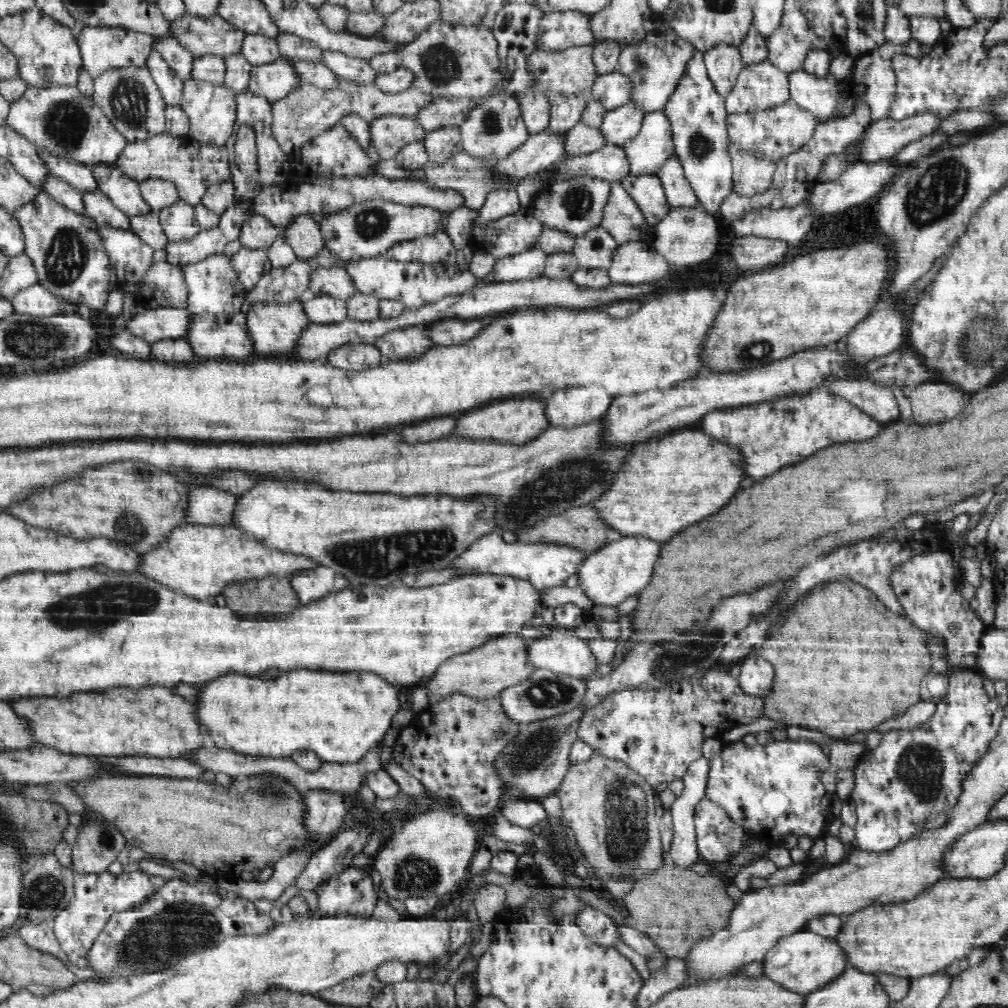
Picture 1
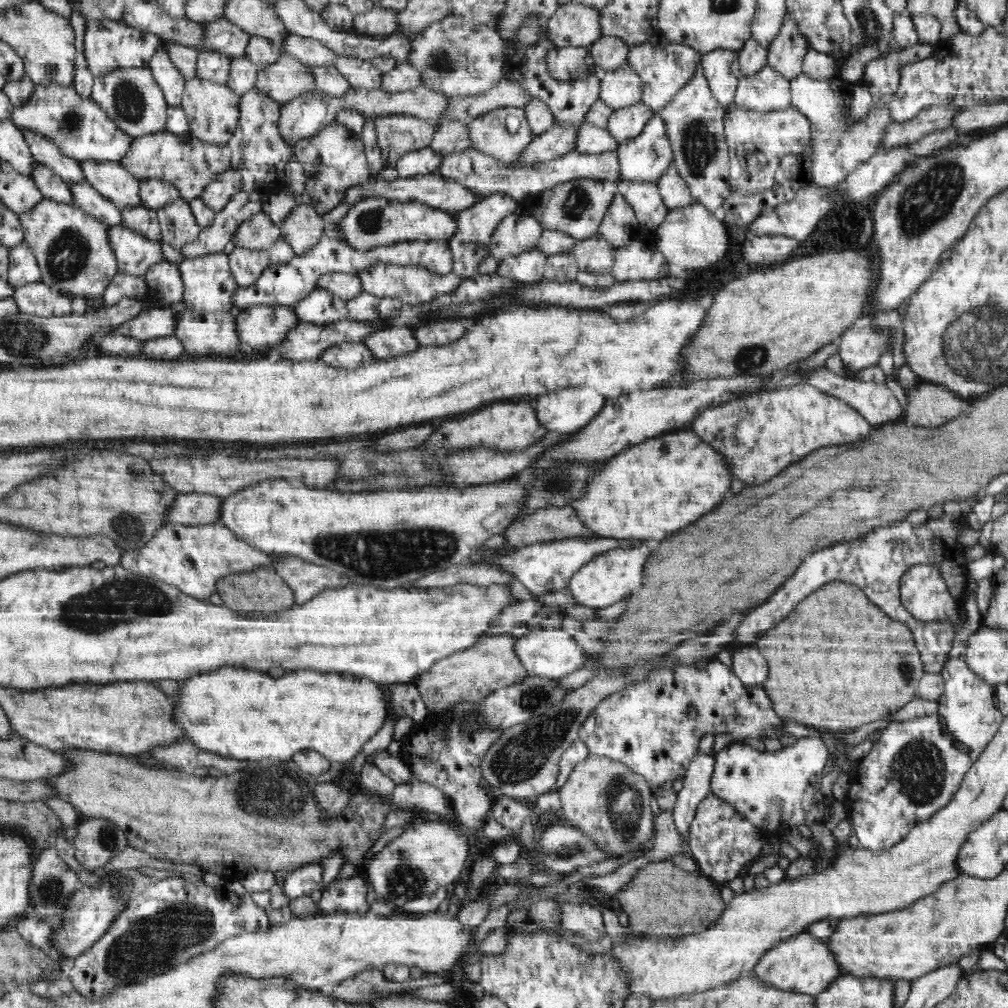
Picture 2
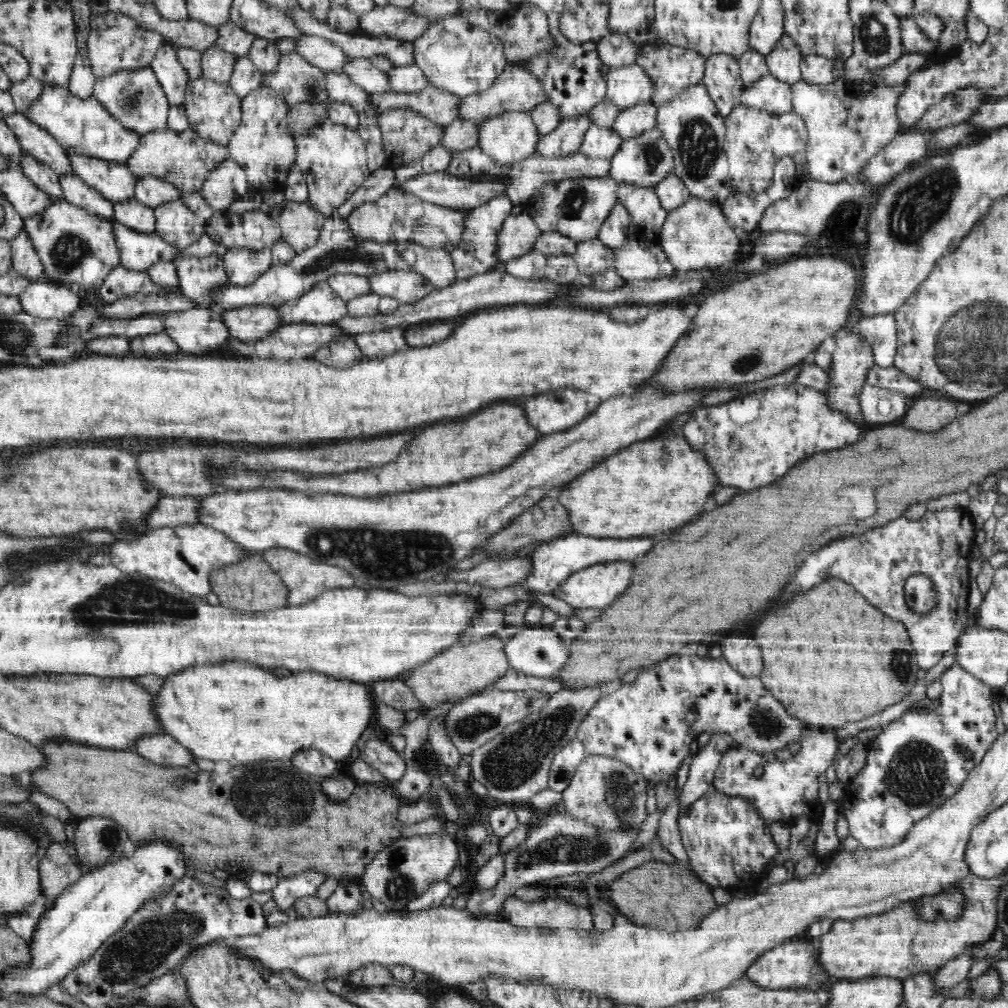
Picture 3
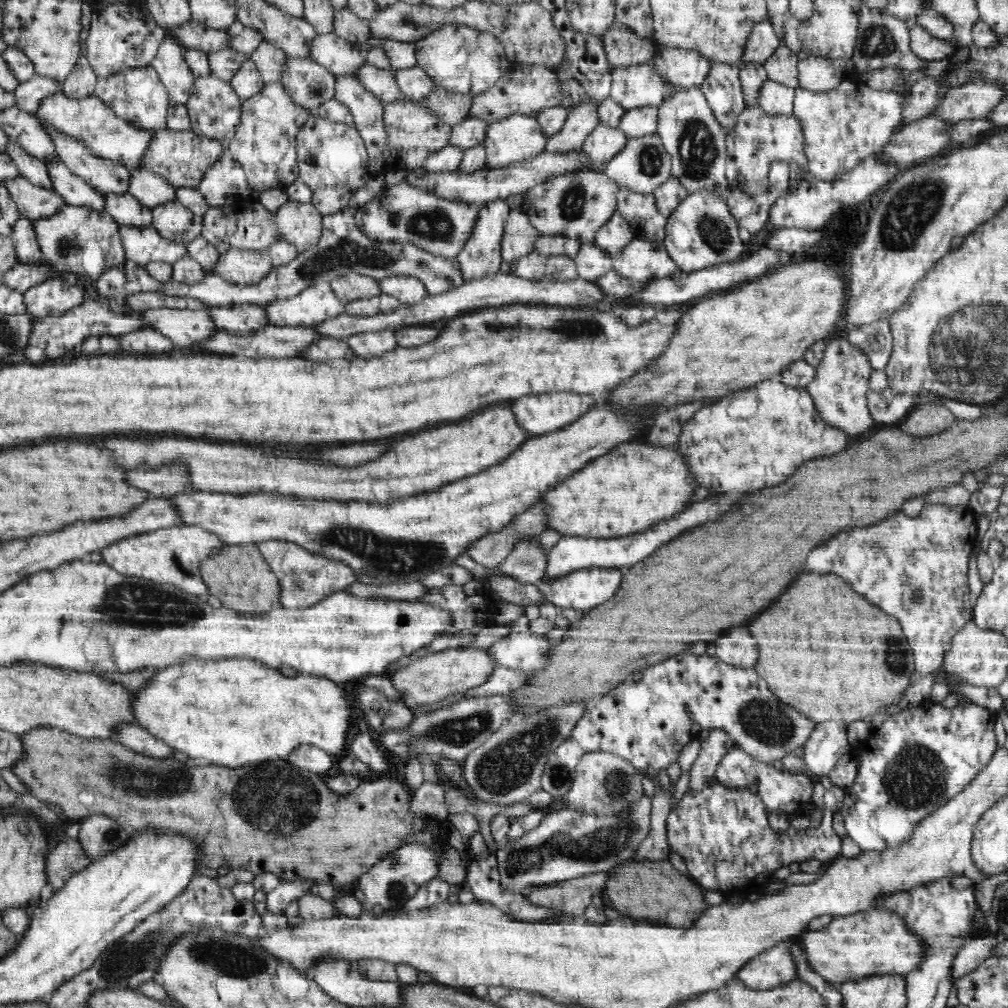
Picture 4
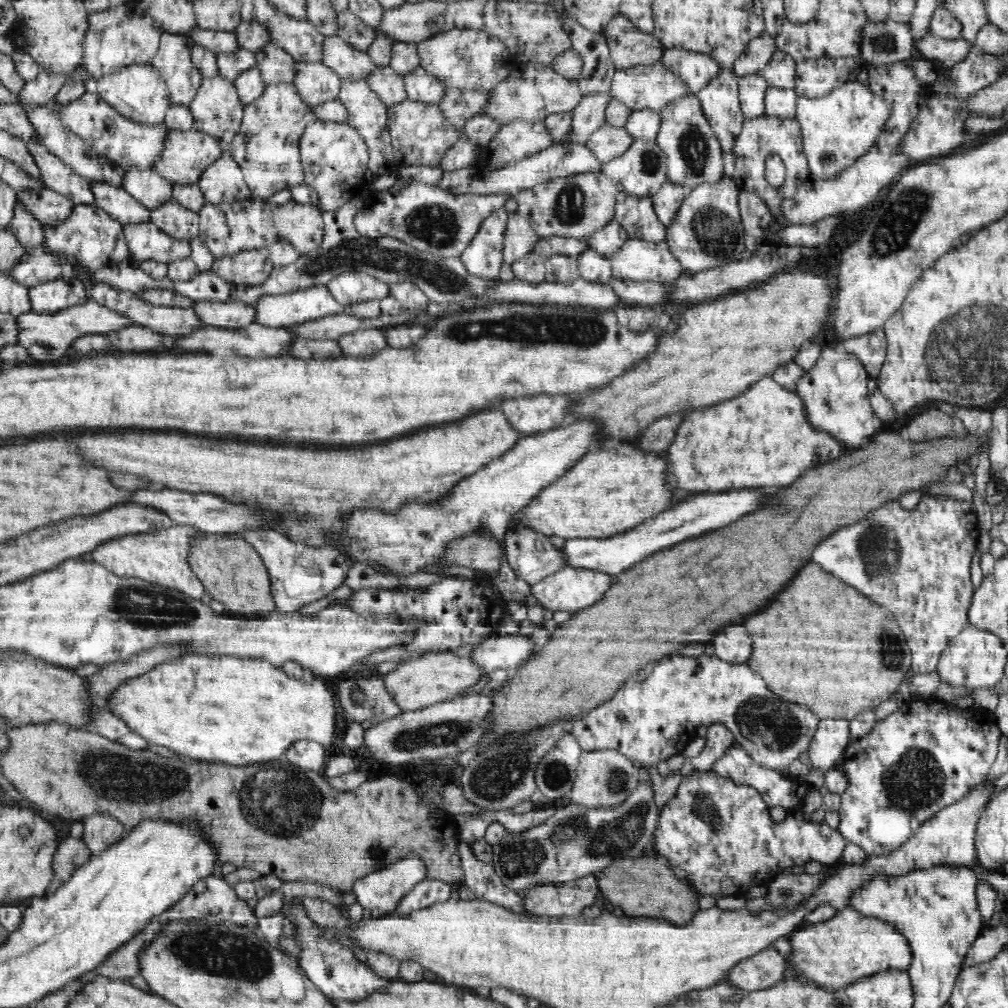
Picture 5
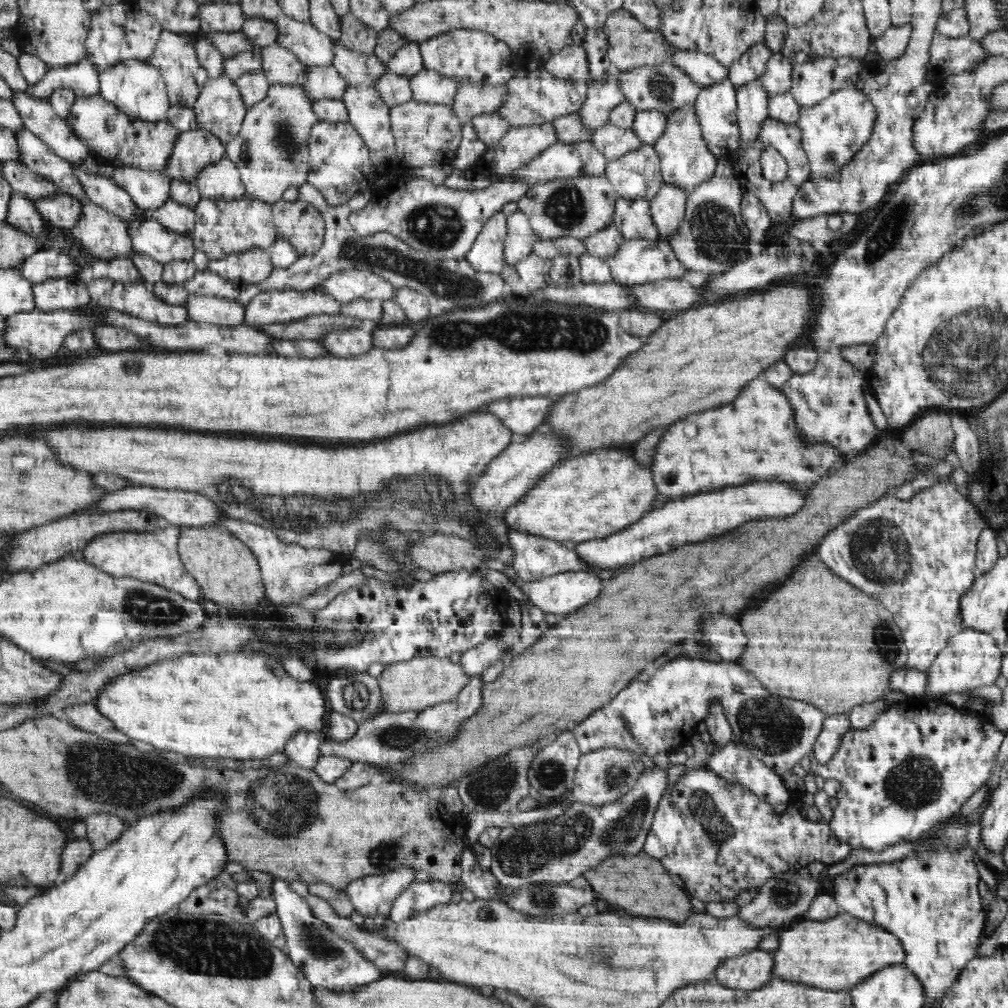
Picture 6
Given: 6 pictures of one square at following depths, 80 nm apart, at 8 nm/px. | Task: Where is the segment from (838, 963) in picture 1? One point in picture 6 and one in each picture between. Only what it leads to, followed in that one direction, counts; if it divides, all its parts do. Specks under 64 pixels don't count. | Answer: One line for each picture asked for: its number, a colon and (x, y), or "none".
2: (802, 963)
3: (795, 964)
4: (774, 967)
5: (766, 969)
6: (748, 972)

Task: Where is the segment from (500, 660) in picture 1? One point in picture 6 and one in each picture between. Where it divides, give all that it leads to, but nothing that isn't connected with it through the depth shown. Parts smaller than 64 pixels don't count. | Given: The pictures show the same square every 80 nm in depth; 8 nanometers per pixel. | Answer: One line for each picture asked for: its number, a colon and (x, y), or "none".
2: (491, 663)
3: (457, 674)
4: (436, 676)
5: (436, 677)
6: (413, 685)

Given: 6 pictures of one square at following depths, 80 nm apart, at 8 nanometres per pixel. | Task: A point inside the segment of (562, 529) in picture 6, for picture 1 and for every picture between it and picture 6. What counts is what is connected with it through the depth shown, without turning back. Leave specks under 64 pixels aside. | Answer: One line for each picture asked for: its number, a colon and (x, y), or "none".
1: (665, 487)
2: (650, 490)
3: (650, 487)
4: (627, 490)
5: (609, 492)

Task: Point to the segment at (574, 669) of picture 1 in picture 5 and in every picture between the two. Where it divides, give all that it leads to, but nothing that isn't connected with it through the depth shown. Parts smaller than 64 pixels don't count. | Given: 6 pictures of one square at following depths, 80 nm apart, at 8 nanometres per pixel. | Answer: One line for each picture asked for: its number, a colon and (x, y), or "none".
2: (552, 654)
3: (539, 653)
4: (526, 651)
5: (504, 652)

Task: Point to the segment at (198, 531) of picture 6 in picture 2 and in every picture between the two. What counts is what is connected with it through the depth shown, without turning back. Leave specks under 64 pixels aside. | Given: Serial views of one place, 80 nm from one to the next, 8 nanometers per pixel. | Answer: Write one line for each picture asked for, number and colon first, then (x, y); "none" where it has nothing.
2: (260, 591)
3: (252, 586)
4: (240, 577)
5: (231, 571)

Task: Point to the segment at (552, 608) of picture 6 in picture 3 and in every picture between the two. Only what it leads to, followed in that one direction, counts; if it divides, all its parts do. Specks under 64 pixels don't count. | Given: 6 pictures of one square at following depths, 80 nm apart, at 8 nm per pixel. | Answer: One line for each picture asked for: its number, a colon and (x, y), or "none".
3: (597, 586)
4: (583, 589)
5: (572, 589)

